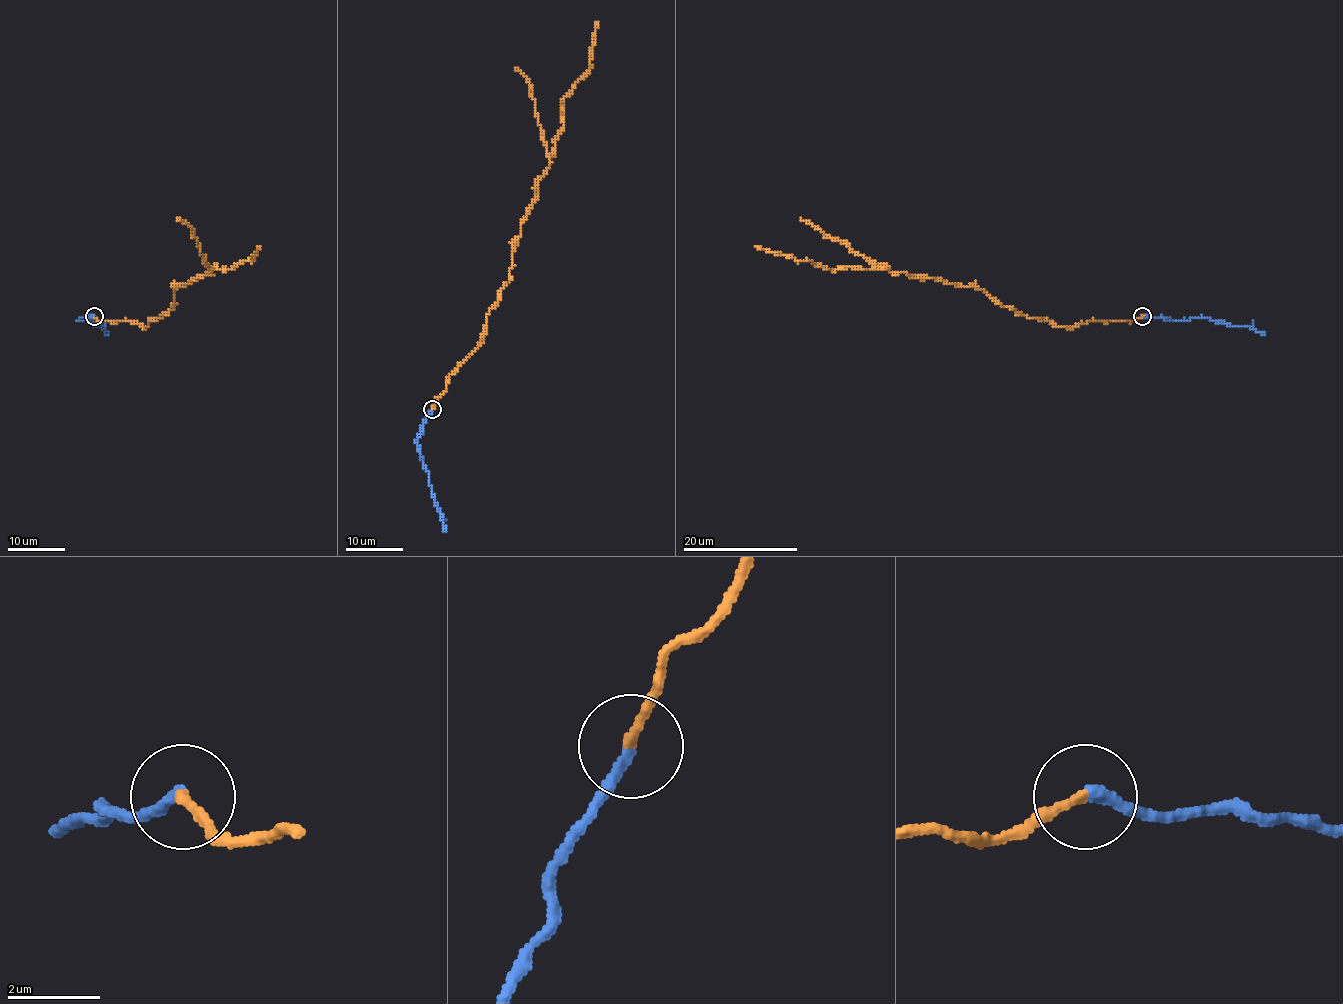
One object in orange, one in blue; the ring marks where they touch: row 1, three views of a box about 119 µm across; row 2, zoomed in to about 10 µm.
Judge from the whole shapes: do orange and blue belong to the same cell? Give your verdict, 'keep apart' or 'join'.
join

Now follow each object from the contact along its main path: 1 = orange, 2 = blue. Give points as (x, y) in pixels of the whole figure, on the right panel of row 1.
1: (1142, 316), (1126, 321), (1063, 326), (1026, 317), (972, 285), (893, 273), (887, 267), (831, 270), (754, 245)
2: (1142, 316), (1179, 320), (1211, 318), (1231, 326), (1248, 326), (1265, 334)

